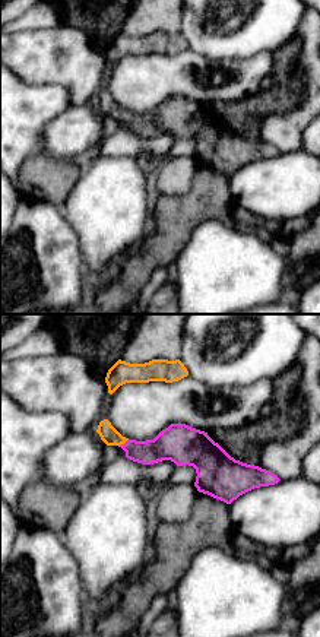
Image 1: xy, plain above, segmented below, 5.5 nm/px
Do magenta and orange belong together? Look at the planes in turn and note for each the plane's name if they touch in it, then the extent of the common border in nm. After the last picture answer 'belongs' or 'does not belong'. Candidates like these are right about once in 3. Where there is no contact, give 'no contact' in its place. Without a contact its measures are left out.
contact in xy; length 70 nm

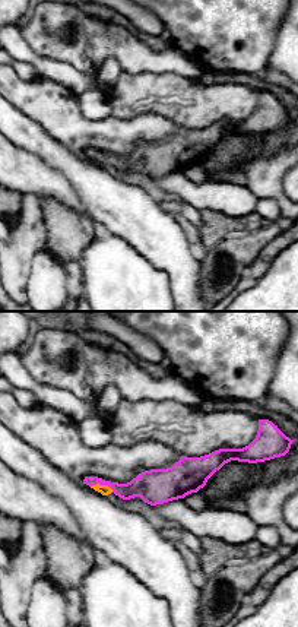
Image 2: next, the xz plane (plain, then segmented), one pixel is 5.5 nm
contact in xz; length 130 nm

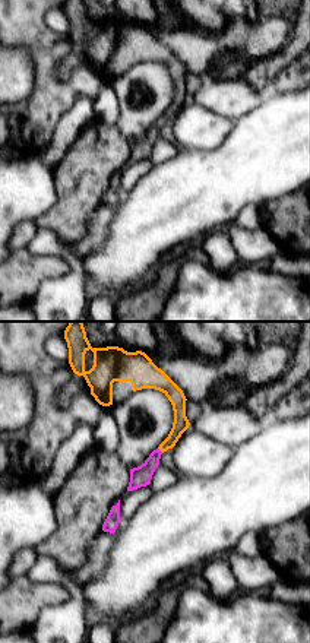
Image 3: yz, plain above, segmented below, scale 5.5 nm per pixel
contact in yz; length 40 nm

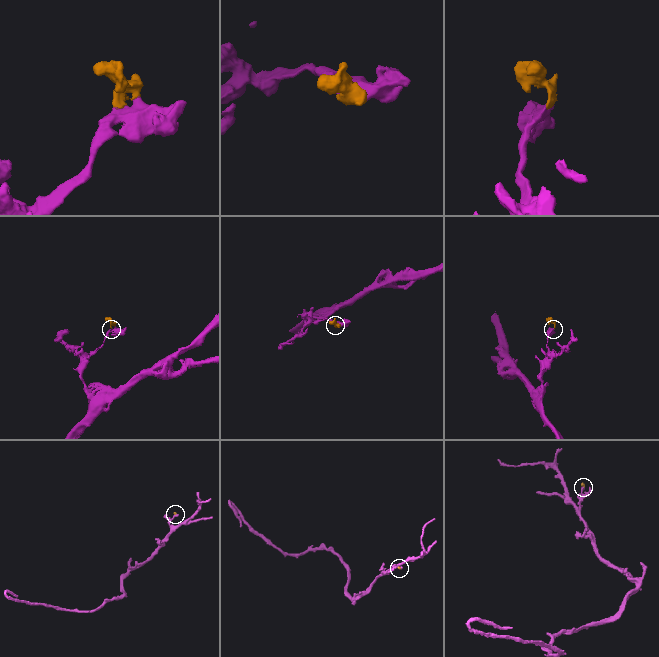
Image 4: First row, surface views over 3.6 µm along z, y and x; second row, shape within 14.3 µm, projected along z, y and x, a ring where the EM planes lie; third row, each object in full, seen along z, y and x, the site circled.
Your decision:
belongs

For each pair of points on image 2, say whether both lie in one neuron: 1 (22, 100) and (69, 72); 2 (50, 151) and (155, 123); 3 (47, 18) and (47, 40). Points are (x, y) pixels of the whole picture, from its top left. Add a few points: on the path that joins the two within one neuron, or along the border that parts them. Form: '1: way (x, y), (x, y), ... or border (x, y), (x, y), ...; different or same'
1: border (37, 75), (65, 85), (76, 95); different
2: border (38, 124), (70, 151), (82, 155); different
3: way (47, 24), (47, 34); same

